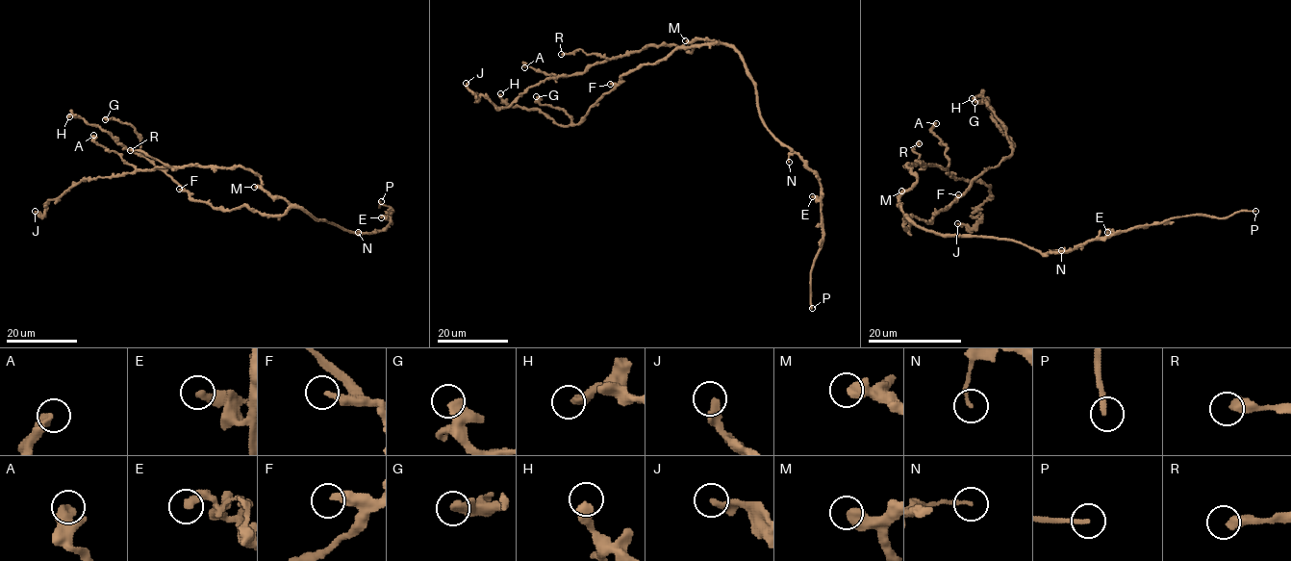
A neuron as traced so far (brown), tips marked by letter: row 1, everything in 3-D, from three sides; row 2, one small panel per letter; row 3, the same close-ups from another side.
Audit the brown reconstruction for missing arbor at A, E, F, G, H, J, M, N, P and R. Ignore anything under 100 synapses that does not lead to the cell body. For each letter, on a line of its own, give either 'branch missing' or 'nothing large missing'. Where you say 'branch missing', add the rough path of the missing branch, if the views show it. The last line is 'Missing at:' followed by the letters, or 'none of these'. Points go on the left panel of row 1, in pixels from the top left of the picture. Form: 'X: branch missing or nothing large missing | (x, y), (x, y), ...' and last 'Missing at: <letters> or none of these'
A: nothing large missing
E: nothing large missing
F: nothing large missing
G: nothing large missing
H: nothing large missing
J: nothing large missing
M: nothing large missing
N: nothing large missing
P: branch missing | (381, 201), (392, 176), (384, 157), (342, 121), (329, 122), (327, 80), (274, 17)
R: nothing large missing
Missing at: P

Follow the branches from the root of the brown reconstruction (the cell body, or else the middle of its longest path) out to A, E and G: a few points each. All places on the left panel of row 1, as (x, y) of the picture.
A: (287, 202), (271, 197), (261, 188), (260, 178), (242, 167), (136, 168), (99, 145), (93, 135)
E: (287, 202), (300, 206), (315, 219), (356, 233), (383, 230), (390, 221), (381, 217)
G: (287, 202), (282, 215), (262, 215), (194, 200), (142, 156), (133, 126), (105, 119)

